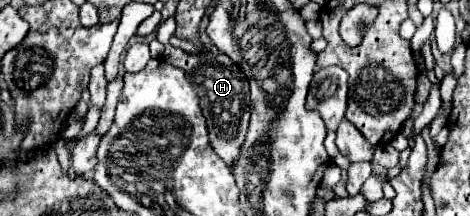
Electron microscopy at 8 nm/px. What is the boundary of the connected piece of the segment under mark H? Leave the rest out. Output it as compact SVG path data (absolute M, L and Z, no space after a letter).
M173 17L161 22L157 28L157 40L163 43L164 59L172 65L178 65L186 71L188 81L192 83L194 91L200 95L200 105L204 111L204 117L208 121L208 133L210 133L210 145L218 153L220 159L226 161L226 165L232 165L236 157L240 155L240 145L244 141L244 133L248 129L250 119L250 91L248 91L248 79L242 73L242 69L232 63L226 55L186 55L182 49L172 47L169 40L176 30L176 22Z

